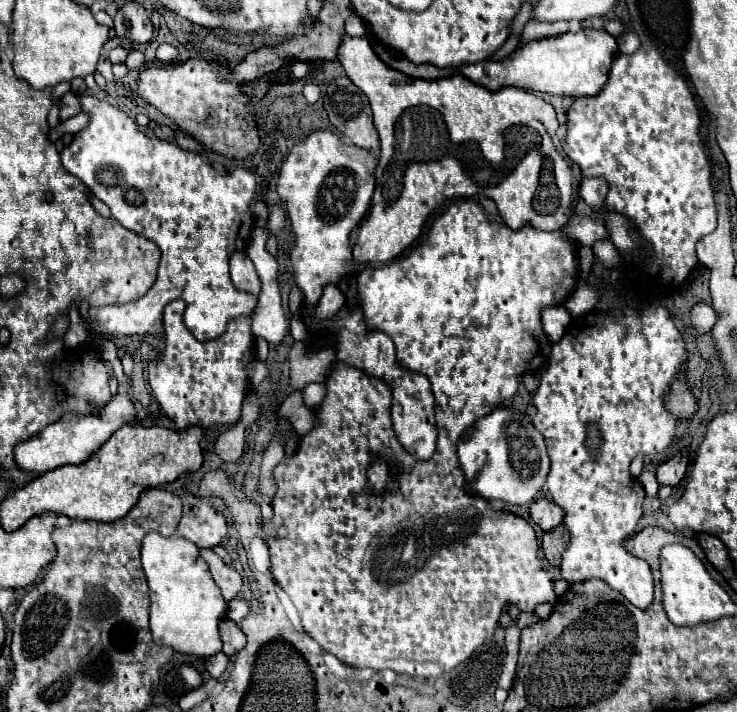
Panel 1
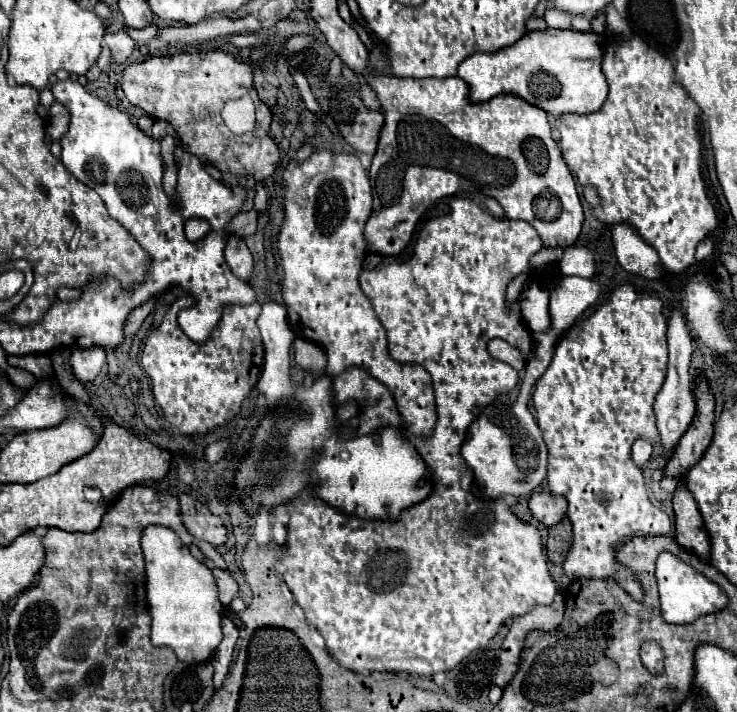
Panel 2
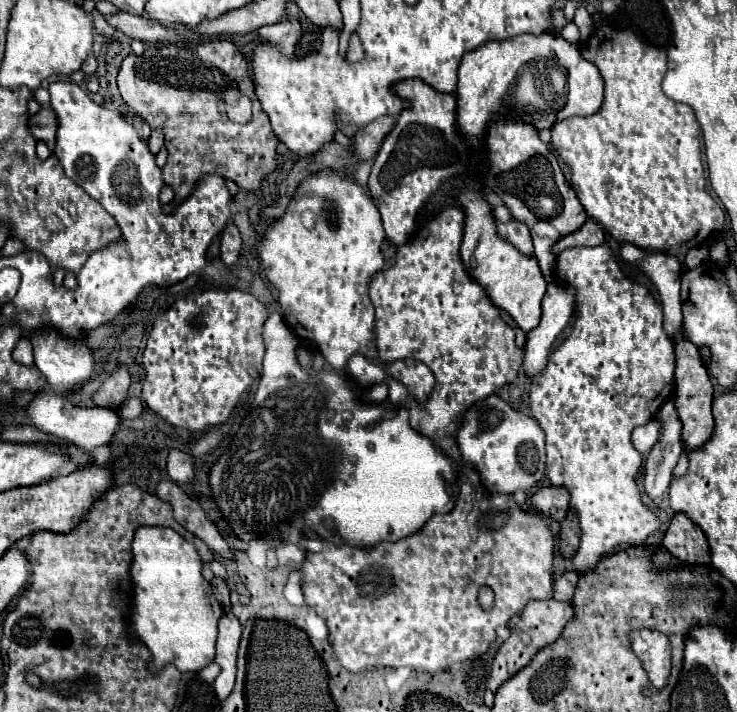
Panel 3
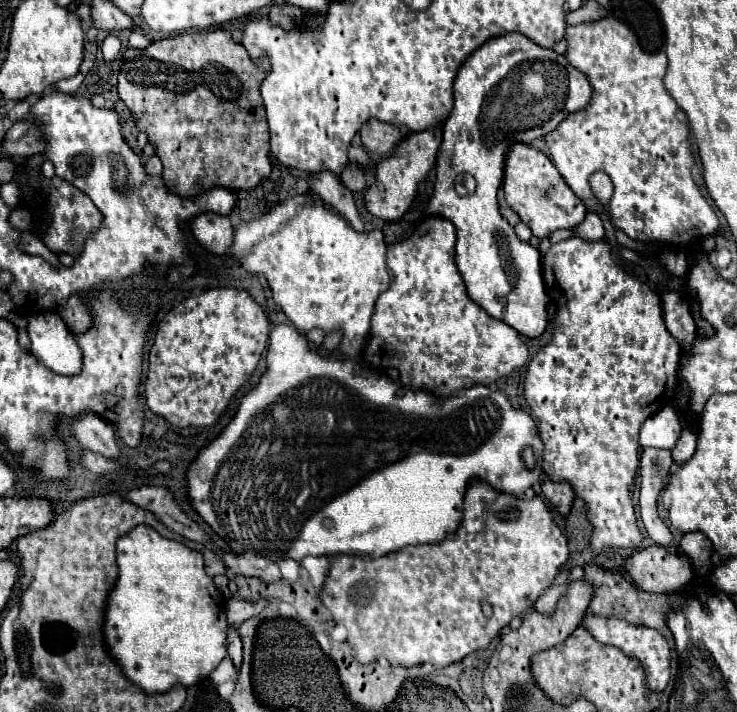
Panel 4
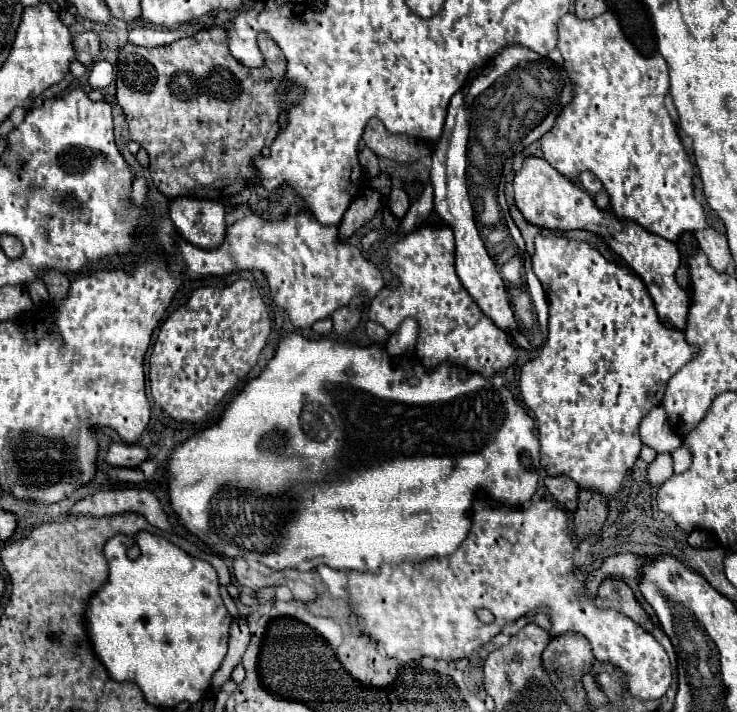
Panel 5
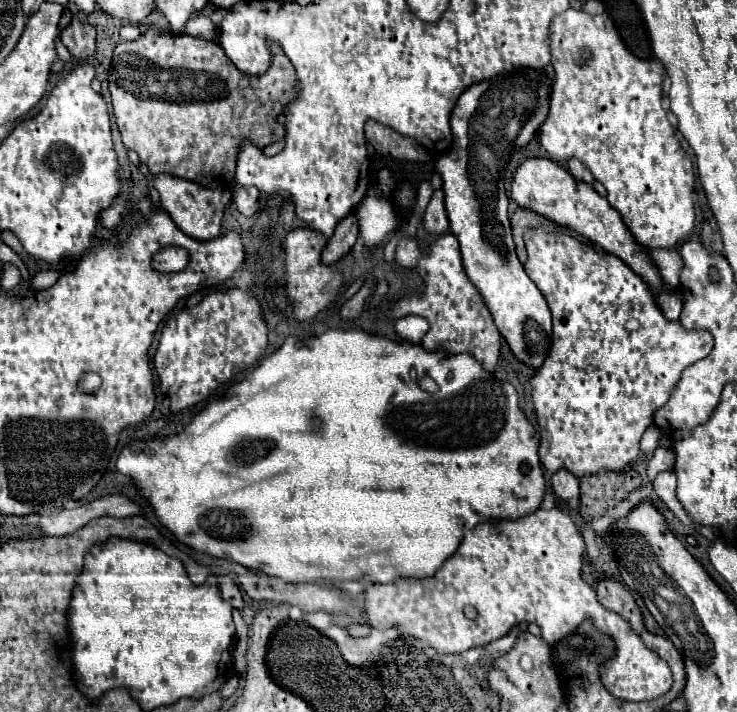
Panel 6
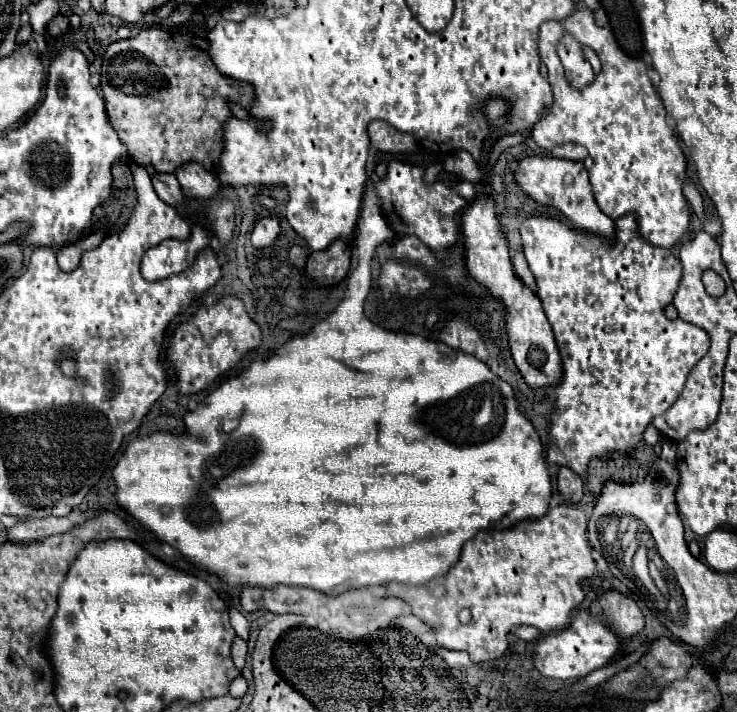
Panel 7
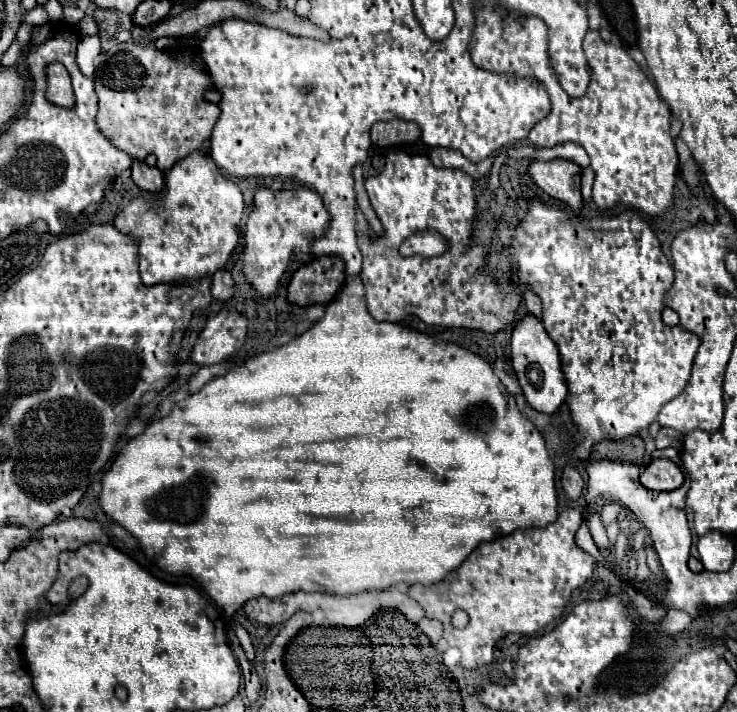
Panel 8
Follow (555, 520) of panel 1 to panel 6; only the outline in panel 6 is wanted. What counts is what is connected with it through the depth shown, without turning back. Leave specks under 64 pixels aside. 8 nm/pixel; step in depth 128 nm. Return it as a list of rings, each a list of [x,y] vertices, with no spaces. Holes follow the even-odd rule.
[[[558,470],[552,476],[552,488],[554,488],[556,496],[560,496],[572,508],[578,508],[580,492],[578,492],[578,478],[574,474],[570,474],[568,470]]]

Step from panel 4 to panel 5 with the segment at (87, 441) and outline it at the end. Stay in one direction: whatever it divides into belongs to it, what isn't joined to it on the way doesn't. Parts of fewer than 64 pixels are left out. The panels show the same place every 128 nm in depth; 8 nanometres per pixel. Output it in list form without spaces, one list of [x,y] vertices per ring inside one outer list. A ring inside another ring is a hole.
[[[110,444],[106,462],[118,468],[138,468],[148,458],[148,450],[138,444]]]

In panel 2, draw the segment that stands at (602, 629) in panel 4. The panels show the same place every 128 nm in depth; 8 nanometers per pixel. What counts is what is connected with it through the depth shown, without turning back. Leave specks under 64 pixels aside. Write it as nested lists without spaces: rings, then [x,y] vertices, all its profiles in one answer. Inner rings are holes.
[[[644,642],[642,644],[642,650],[640,650],[640,658],[642,658],[642,664],[650,670],[650,672],[654,672],[654,674],[662,674],[662,670],[664,670],[664,652],[662,652],[662,648],[654,642]]]

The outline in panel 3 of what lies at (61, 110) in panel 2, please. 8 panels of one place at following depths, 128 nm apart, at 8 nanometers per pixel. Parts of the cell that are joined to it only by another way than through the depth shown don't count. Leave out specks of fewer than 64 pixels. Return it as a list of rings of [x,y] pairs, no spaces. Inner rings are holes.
[[[42,108],[38,114],[28,118],[30,134],[36,140],[46,142],[50,152],[54,152],[54,142],[56,142],[56,116],[50,108]]]

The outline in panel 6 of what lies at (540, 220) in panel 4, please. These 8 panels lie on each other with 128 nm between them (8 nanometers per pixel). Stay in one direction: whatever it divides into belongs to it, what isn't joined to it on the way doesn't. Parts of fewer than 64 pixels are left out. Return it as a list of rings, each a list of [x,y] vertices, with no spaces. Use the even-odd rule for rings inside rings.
[[[528,158],[518,166],[518,170],[514,174],[512,200],[518,206],[528,208],[528,210],[556,222],[558,226],[570,228],[570,230],[586,236],[590,242],[594,242],[602,250],[622,258],[636,274],[640,274],[650,284],[650,288],[656,294],[656,300],[658,300],[658,306],[660,306],[662,314],[668,320],[678,320],[678,316],[682,312],[678,292],[666,292],[662,288],[660,274],[656,272],[656,266],[652,264],[652,260],[648,256],[648,250],[640,248],[640,244],[636,244],[636,240],[632,240],[632,236],[628,236],[628,228],[624,228],[624,222],[620,220],[620,214],[590,184],[574,180],[574,176],[562,164],[556,164],[554,160]]]

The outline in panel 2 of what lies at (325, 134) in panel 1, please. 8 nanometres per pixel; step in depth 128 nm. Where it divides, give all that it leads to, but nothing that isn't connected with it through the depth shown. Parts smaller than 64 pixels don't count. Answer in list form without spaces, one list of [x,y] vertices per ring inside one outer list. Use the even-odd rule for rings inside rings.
[[[328,150],[316,152],[306,162],[290,162],[284,172],[286,182],[286,198],[284,210],[286,218],[278,232],[278,254],[280,266],[284,268],[282,276],[282,298],[288,310],[288,324],[298,338],[318,342],[326,356],[328,366],[326,374],[336,378],[348,366],[360,366],[378,378],[382,384],[390,388],[396,398],[398,410],[402,414],[404,426],[414,436],[428,436],[436,422],[434,408],[434,390],[430,374],[424,366],[413,363],[401,363],[388,356],[388,340],[386,332],[374,314],[370,300],[364,296],[358,276],[362,272],[362,264],[368,252],[368,242],[364,238],[364,226],[372,212],[372,188],[368,182],[368,174],[362,168],[358,156],[354,154],[332,154]]]

